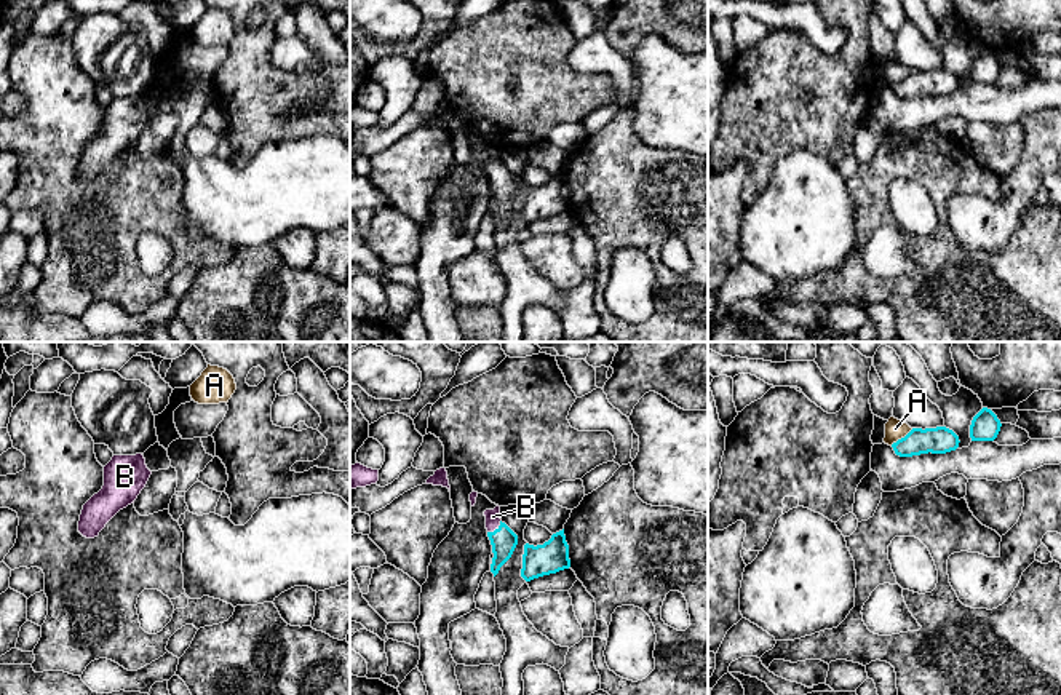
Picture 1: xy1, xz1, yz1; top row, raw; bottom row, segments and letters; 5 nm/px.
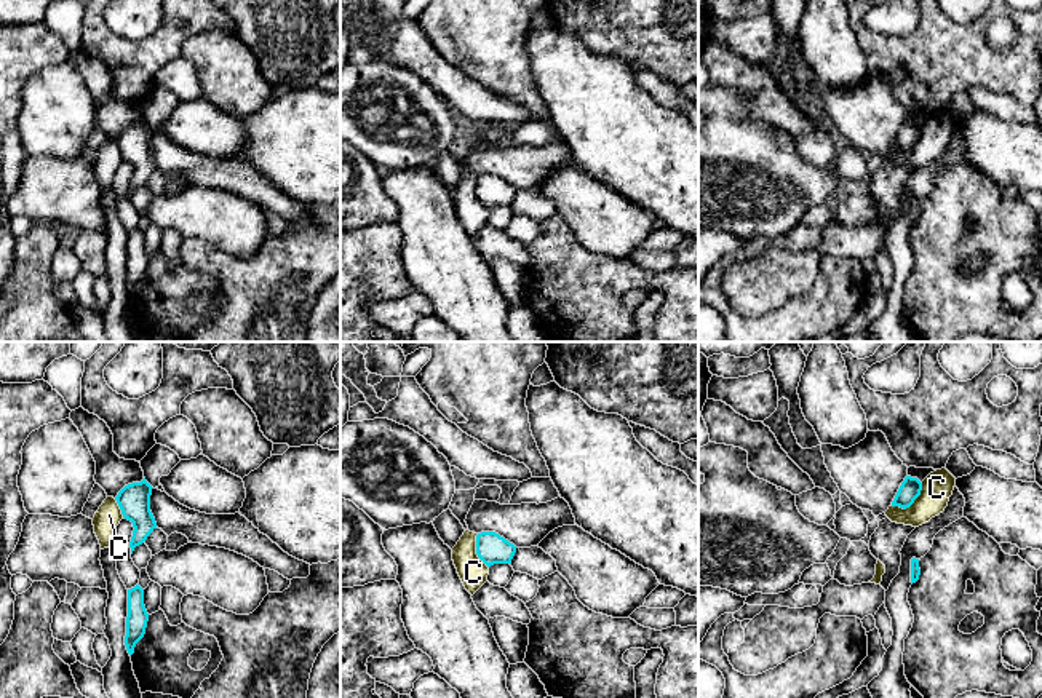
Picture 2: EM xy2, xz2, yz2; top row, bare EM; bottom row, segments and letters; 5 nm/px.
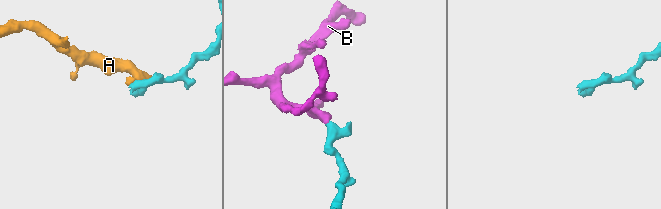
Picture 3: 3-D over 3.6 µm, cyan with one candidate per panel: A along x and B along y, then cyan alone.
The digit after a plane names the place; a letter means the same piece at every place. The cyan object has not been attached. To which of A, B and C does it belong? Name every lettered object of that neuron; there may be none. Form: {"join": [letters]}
{"join": ["B"]}

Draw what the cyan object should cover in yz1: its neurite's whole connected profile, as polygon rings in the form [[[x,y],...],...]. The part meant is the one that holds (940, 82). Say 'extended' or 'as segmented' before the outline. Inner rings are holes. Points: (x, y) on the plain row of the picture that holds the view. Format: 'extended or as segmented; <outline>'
as segmented; [[[912,70],[904,80],[892,86],[900,99],[912,99],[920,96],[946,96],[959,89],[959,78],[946,70]]]

